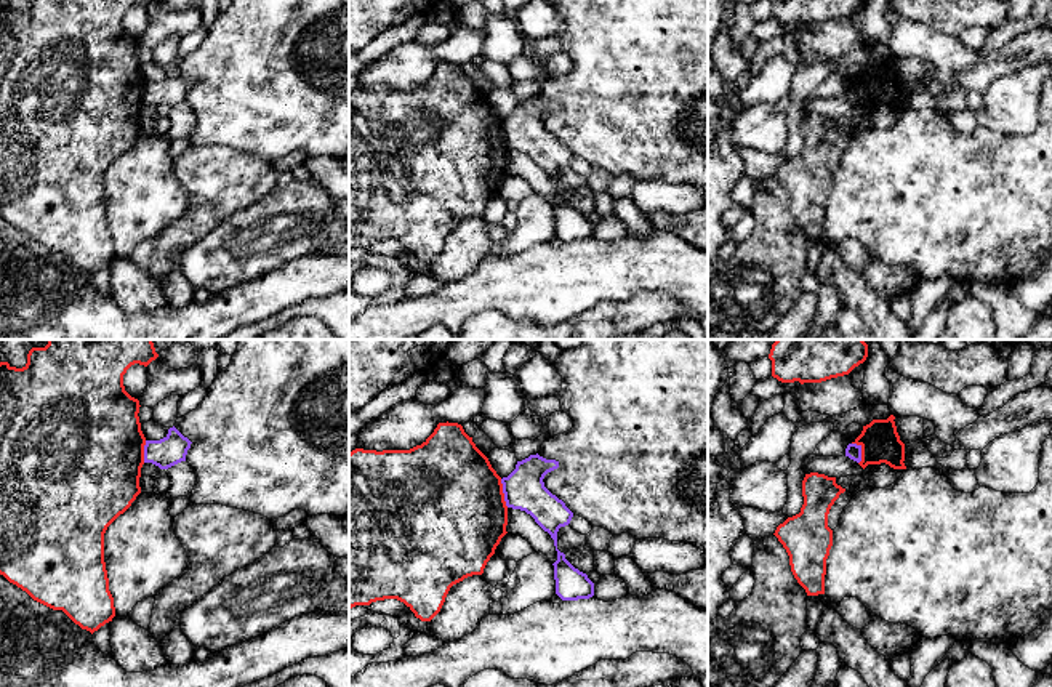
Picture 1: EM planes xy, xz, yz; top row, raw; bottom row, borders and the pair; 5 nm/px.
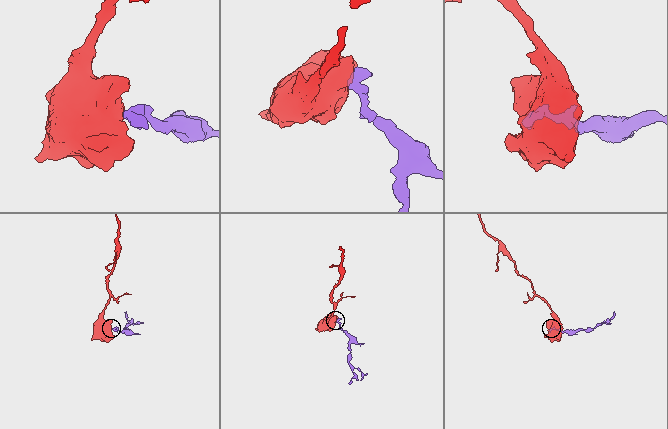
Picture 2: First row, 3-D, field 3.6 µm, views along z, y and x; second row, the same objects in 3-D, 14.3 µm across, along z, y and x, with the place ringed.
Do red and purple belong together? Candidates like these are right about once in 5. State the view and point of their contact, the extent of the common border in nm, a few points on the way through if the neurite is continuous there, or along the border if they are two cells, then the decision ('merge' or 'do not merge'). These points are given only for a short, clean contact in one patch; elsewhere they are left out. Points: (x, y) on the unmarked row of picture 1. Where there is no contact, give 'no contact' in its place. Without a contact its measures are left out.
meets red in xz at (503, 135); contact 150 nm long; border along xz (500, 120), (503, 141), (508, 148); do not merge

